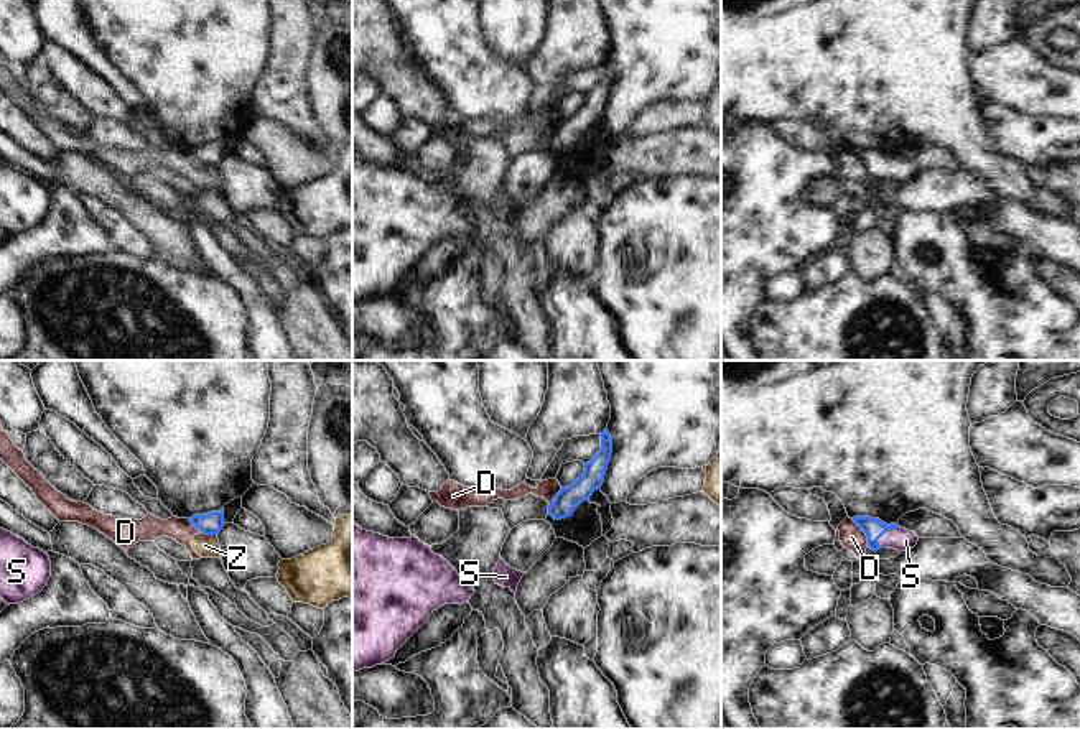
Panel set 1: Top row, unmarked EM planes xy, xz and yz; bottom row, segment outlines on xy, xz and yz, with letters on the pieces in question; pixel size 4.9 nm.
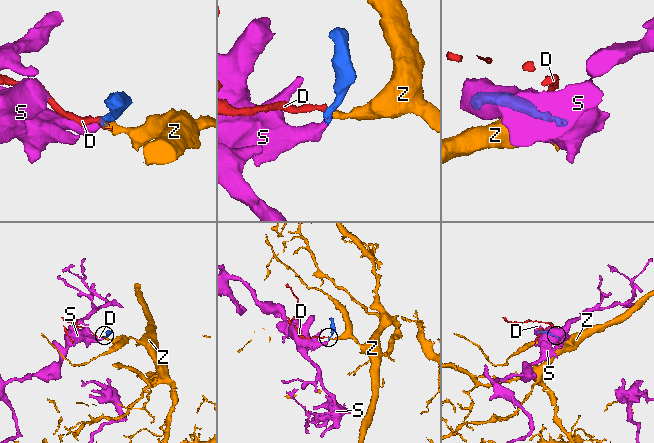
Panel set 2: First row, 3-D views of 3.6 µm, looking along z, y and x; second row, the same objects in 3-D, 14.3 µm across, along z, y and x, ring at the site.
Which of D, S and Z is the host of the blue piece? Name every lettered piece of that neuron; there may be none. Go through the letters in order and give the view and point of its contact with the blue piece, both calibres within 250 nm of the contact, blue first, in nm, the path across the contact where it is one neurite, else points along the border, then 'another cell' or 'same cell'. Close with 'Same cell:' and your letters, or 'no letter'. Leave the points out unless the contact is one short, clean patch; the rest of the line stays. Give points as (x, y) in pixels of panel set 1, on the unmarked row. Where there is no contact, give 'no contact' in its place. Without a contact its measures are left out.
D: yz (863, 162) | 100/120 nm | along yz (851, 150), (865, 165), (868, 176) | another cell
S: yz (886, 162) | 100/110 nm | across yz (875, 160), (886, 162), (898, 170) | same cell
Z: xy (209, 165) | 110/110 nm | along xy (203, 163), (216, 167) | another cell
Same cell: S

